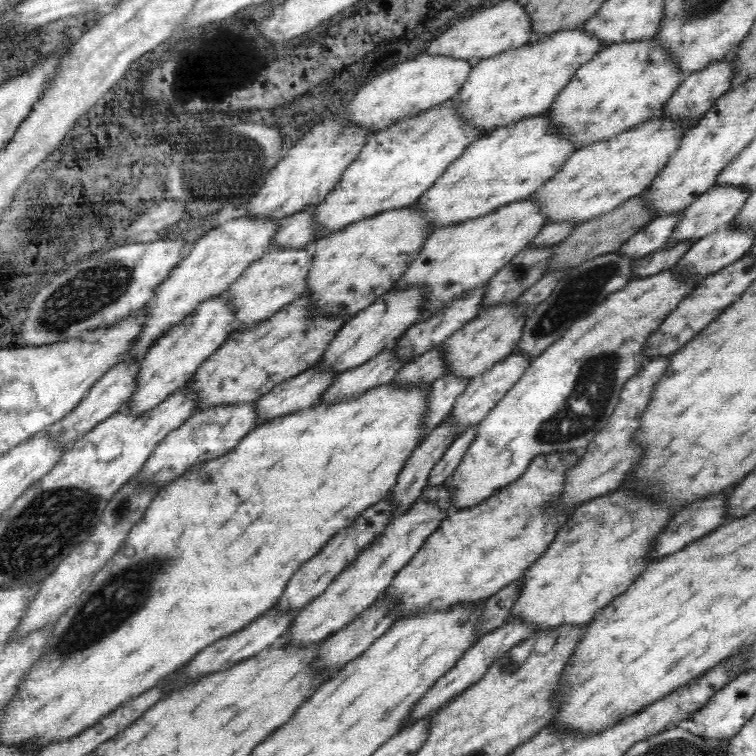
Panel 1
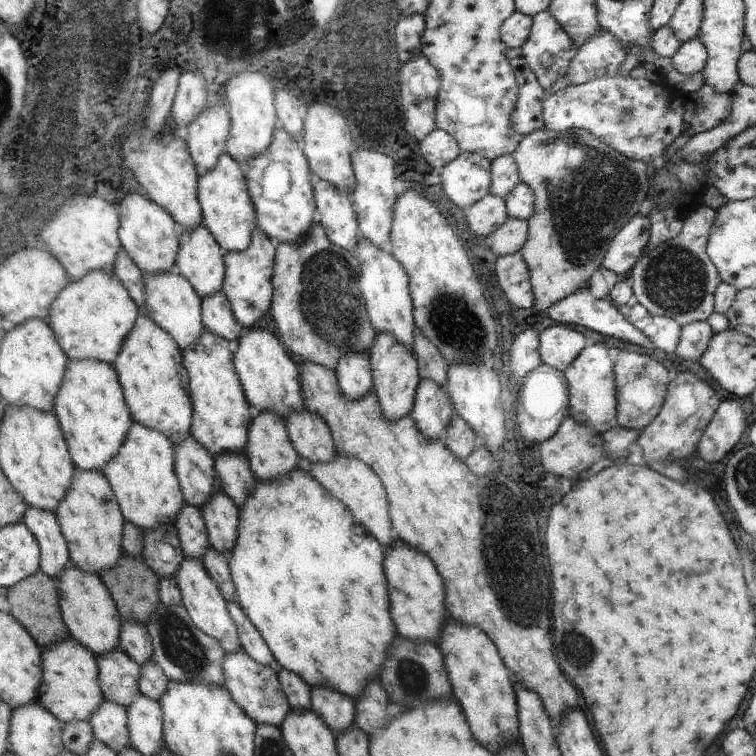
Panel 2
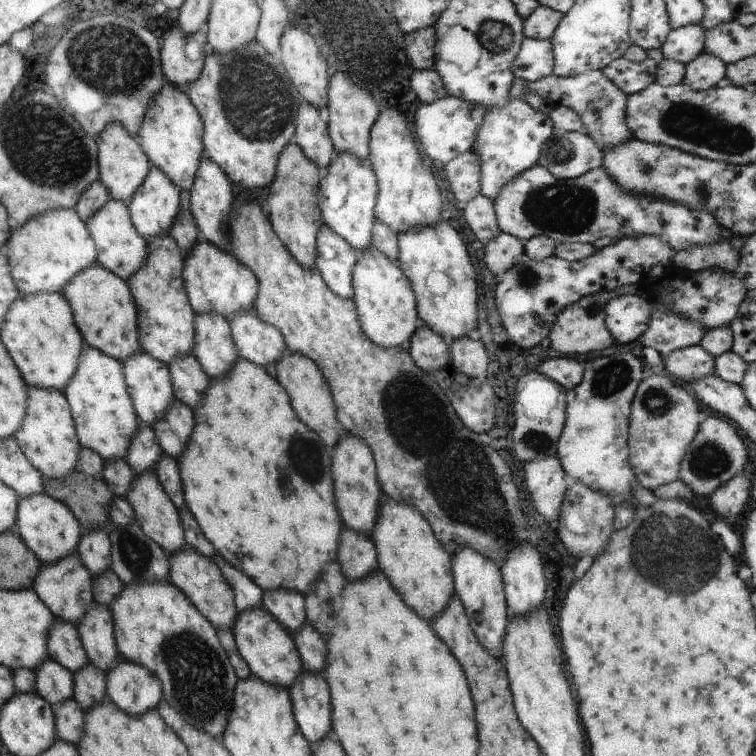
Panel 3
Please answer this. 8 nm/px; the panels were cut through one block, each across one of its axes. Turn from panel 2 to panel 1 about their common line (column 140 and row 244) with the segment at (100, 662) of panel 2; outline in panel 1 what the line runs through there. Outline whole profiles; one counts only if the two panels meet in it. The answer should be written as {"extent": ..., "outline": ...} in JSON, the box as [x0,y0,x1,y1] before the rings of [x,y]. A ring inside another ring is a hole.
{"extent":[668,184,751,247],"outline":[[[716,184],[711,189],[704,191],[688,208],[685,208],[682,218],[678,220],[674,232],[668,238],[670,247],[680,241],[692,241],[694,244],[697,240],[705,237],[707,234],[713,233],[720,227],[727,227],[736,218],[736,214],[742,210],[742,206],[746,204],[751,194],[746,187],[734,185]]]}

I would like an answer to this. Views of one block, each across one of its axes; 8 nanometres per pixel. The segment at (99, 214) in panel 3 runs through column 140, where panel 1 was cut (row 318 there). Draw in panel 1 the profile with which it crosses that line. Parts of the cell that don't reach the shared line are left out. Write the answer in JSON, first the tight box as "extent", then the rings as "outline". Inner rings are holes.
{"extent":[230,248,313,332],"outline":[[[307,248],[269,249],[255,260],[244,274],[230,285],[230,303],[234,309],[233,332],[249,329],[282,310],[289,302],[307,292],[306,278],[312,268],[313,255]]]}

